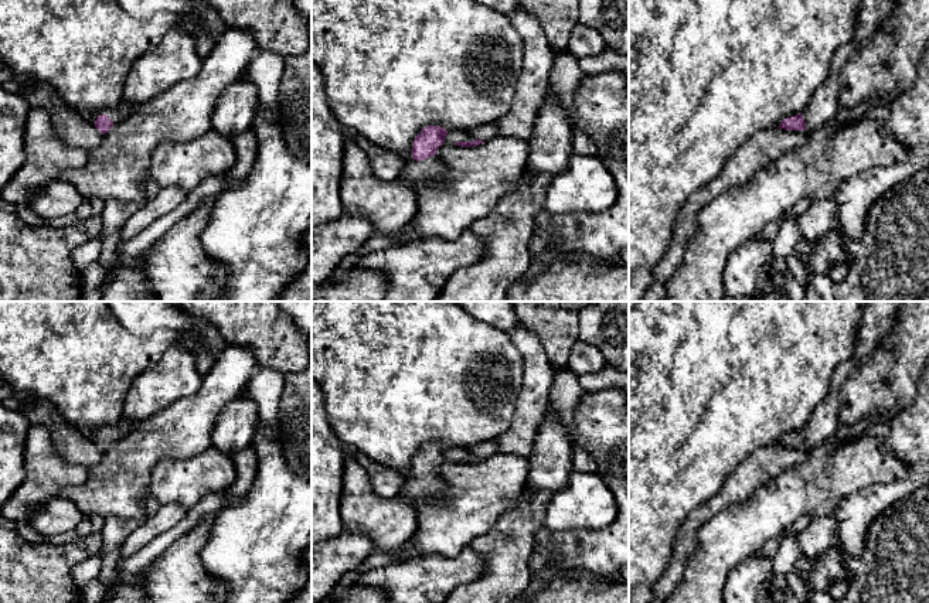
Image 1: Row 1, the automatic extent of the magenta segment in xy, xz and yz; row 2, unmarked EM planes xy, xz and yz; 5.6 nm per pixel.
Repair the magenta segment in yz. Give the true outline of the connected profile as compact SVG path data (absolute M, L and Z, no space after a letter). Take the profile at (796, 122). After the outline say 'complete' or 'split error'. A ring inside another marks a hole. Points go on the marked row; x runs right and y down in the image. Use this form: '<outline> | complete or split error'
M861 0L854 38L831 58L826 82L814 92L807 108L779 123L785 130L811 132L836 119L840 110L840 74L858 51L875 35L892 10L894 0Z | split error

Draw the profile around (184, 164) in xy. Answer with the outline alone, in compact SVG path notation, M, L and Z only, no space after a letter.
M210 129L190 142L163 142L152 154L150 178L160 187L177 187L190 193L211 176L225 176L235 163L235 149L229 136Z

